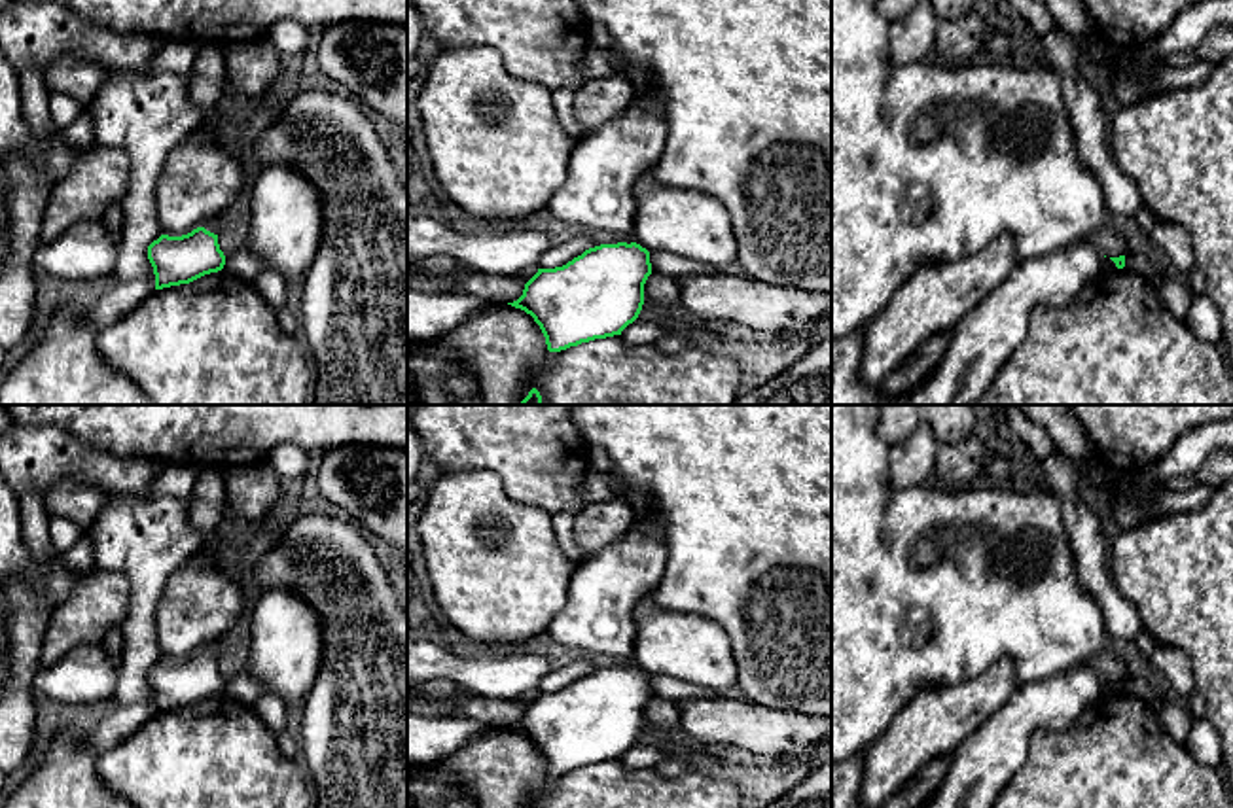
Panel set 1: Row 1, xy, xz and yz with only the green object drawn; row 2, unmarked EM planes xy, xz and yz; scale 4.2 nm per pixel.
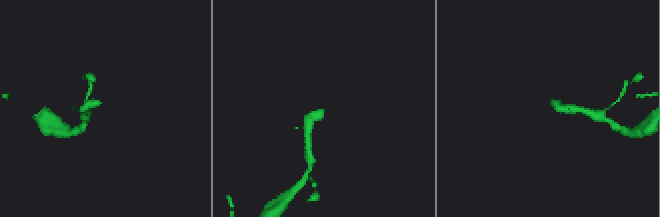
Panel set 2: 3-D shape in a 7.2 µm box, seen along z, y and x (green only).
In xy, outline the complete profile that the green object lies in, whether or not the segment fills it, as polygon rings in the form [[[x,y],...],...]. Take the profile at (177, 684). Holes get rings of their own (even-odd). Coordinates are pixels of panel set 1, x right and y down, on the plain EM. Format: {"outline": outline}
{"outline": [[[223,638],[182,660],[161,659],[148,670],[148,683],[155,698],[155,713],[189,708],[205,698],[218,696],[225,679],[218,668]]]}

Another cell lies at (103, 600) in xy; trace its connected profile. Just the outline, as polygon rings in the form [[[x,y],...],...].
[[[93,571],[81,587],[64,600],[49,617],[44,636],[40,666],[51,666],[78,645],[102,645],[112,626],[119,626],[131,607],[131,579],[119,571]]]

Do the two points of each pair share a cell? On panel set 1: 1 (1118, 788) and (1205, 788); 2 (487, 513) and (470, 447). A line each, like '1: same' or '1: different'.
1: same
2: different

